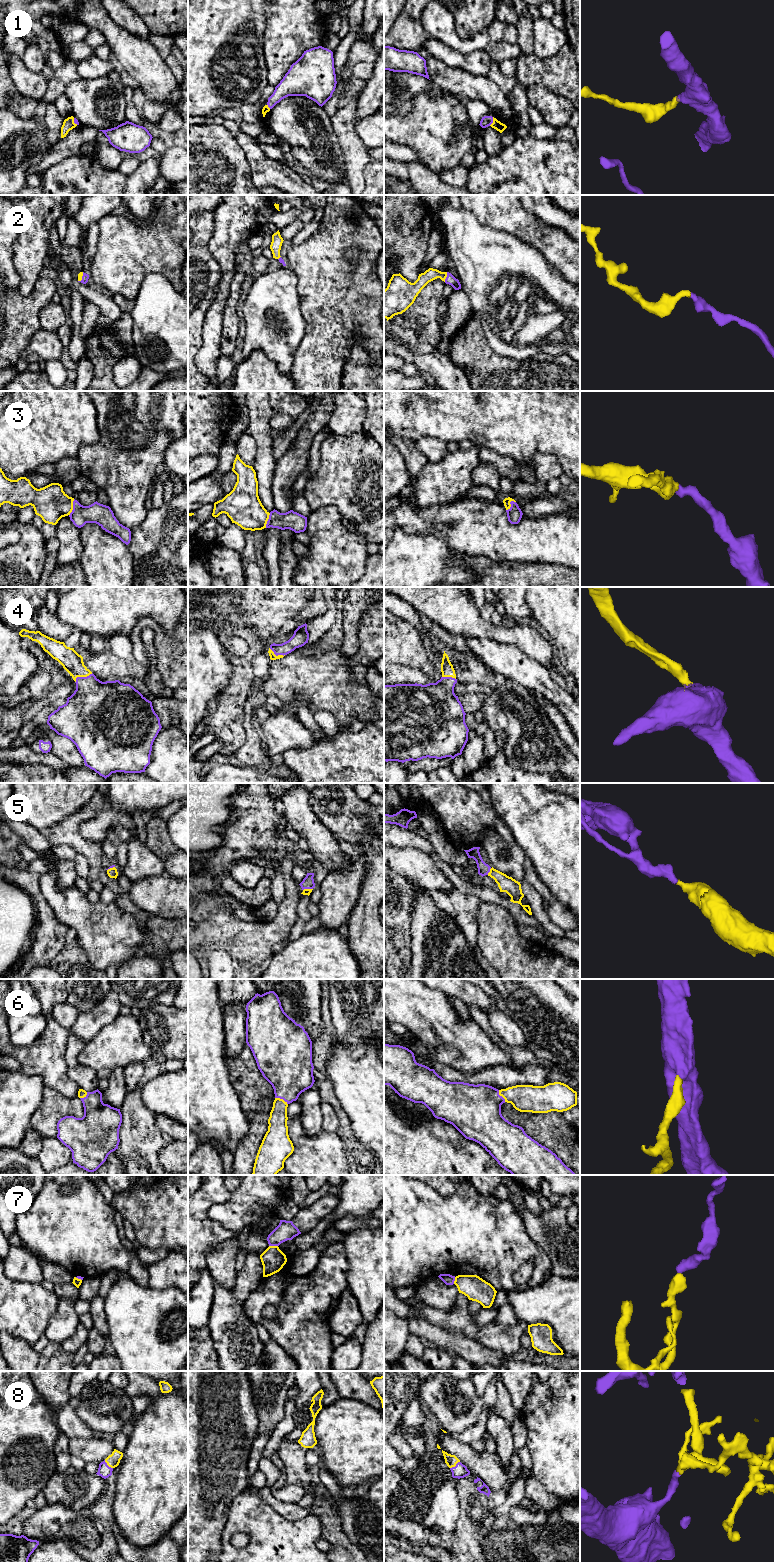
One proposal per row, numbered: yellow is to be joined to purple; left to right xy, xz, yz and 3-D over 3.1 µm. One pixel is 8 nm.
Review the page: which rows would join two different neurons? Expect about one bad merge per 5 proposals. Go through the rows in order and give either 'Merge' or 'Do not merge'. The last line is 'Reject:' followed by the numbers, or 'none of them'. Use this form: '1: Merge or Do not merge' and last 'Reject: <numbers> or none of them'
1: Merge
2: Merge
3: Merge
4: Merge
5: Merge
6: Merge
7: Do not merge
8: Merge
Reject: 7

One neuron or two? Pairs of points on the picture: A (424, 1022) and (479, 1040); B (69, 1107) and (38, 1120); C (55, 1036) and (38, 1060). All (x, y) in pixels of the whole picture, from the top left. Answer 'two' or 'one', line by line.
A: one
B: one
C: one

